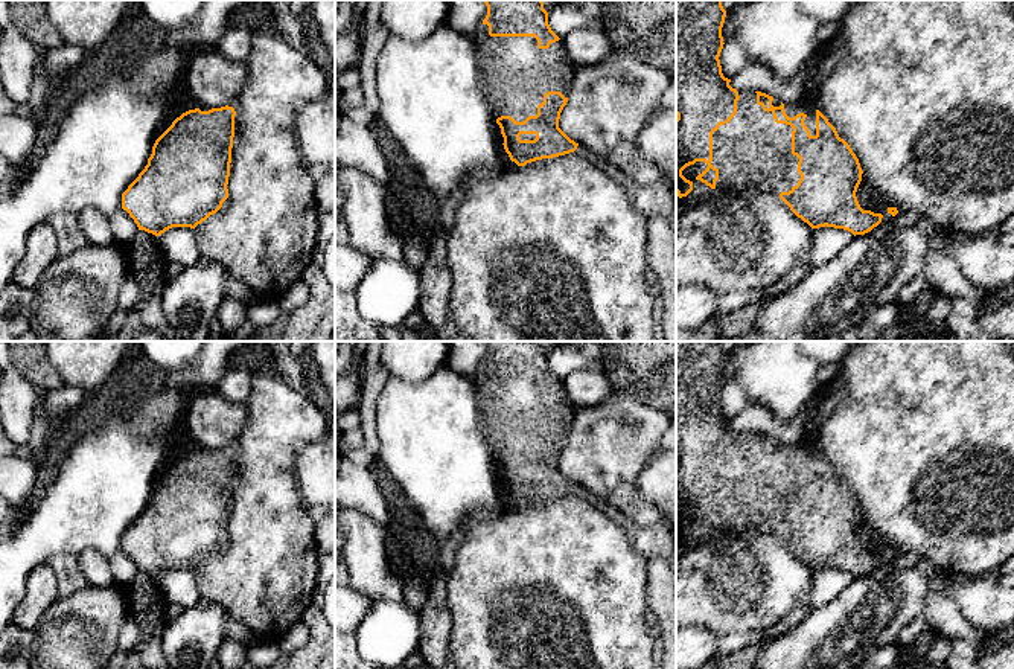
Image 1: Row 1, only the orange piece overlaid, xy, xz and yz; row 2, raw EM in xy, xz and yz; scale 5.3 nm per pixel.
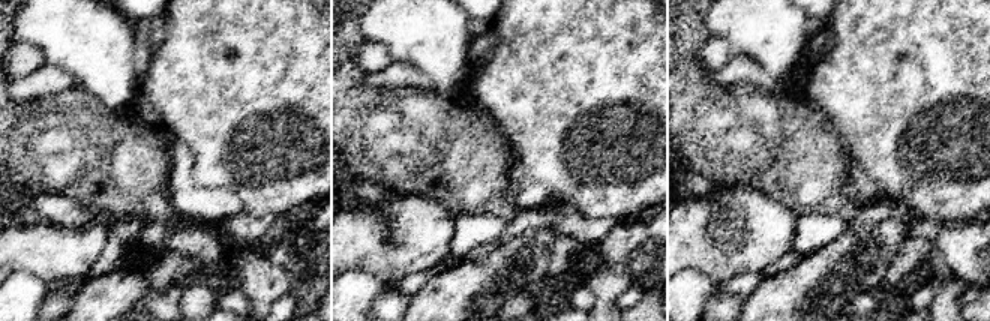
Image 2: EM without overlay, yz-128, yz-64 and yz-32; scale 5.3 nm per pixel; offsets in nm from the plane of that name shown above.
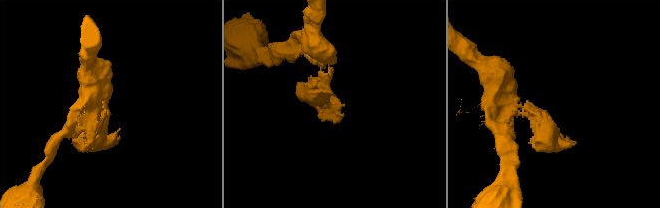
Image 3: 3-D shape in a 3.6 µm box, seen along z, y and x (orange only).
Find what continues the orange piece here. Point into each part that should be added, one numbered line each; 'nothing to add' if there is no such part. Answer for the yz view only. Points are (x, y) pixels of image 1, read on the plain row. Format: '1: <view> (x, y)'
1: yz (751, 491)
2: yz (864, 544)

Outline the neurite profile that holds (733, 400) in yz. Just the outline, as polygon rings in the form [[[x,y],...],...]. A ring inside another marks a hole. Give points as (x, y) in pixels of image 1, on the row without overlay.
[[[731,379],[723,386],[719,401],[722,415],[728,421],[734,419],[751,404],[738,379]]]

